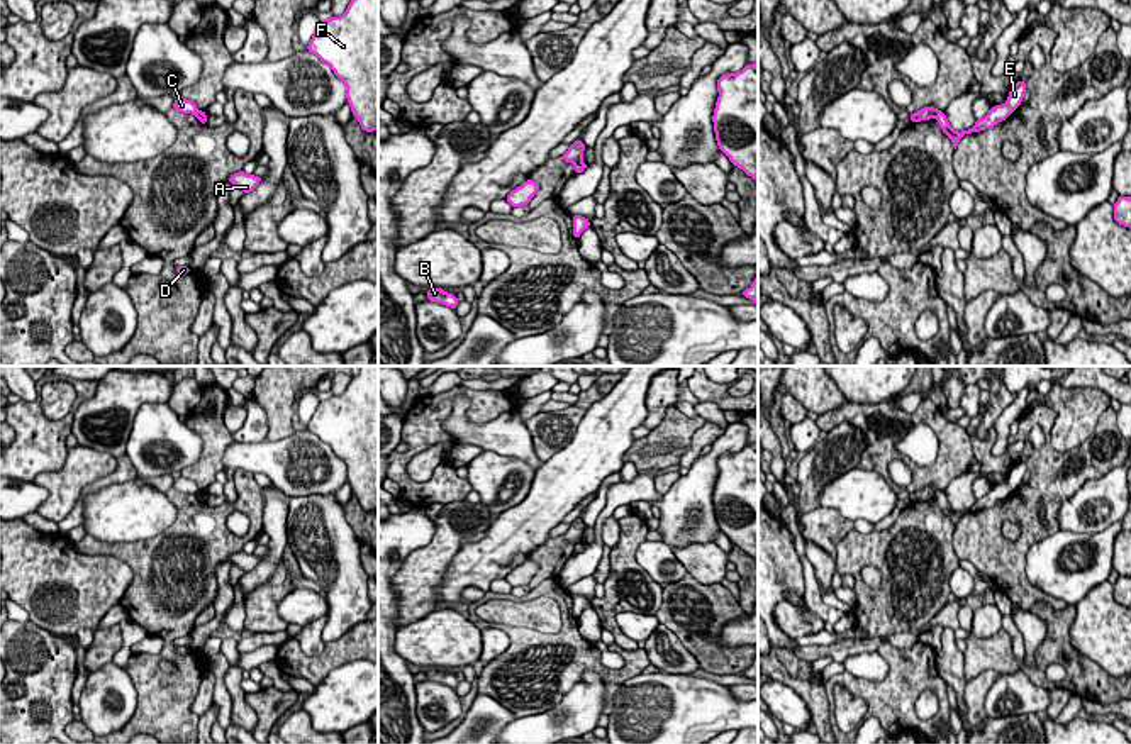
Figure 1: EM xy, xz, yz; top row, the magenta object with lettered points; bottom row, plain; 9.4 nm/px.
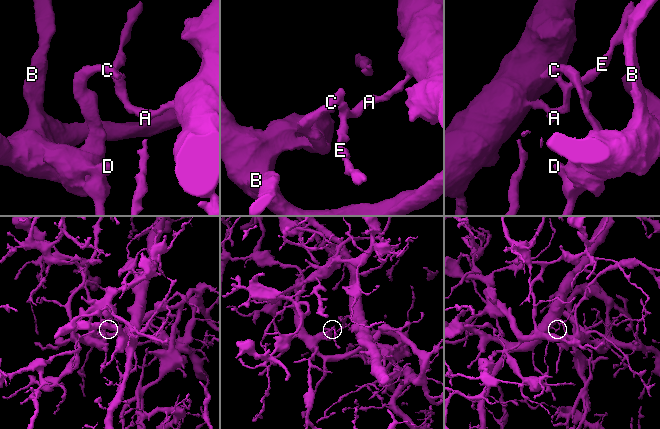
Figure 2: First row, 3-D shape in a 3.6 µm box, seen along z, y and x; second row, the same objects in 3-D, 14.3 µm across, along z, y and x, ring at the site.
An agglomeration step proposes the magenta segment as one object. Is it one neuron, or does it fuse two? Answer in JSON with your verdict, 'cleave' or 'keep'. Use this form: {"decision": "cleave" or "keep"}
{"decision": "cleave"}

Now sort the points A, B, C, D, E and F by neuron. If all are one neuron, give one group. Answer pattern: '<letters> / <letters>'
A E F / B C D

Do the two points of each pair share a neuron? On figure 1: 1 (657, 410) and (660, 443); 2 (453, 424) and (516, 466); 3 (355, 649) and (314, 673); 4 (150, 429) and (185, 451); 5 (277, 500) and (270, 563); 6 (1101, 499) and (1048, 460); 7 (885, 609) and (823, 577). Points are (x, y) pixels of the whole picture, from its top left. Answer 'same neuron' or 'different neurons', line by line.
1: different neurons
2: different neurons
3: same neuron
4: same neuron
5: same neuron
6: different neurons
7: different neurons

